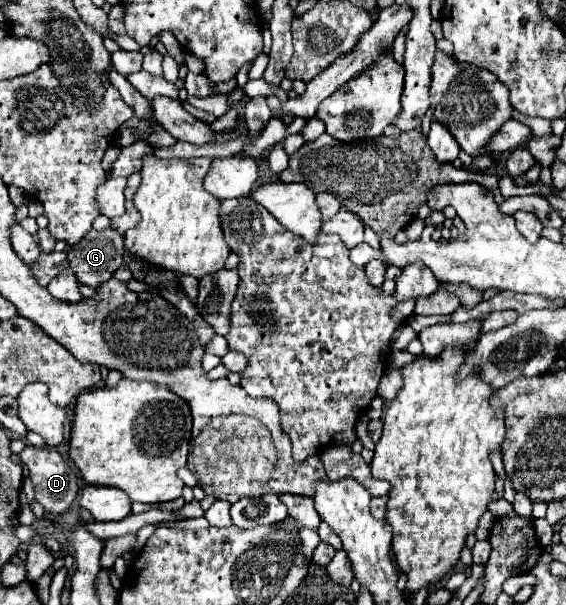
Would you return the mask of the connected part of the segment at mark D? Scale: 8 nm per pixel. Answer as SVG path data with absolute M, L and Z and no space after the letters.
M26 446L20 452L20 458L30 470L30 480L32 480L34 492L36 492L36 502L40 502L44 506L46 514L52 514L52 516L64 514L78 494L78 472L76 472L76 468L68 460L64 460L54 448Z

